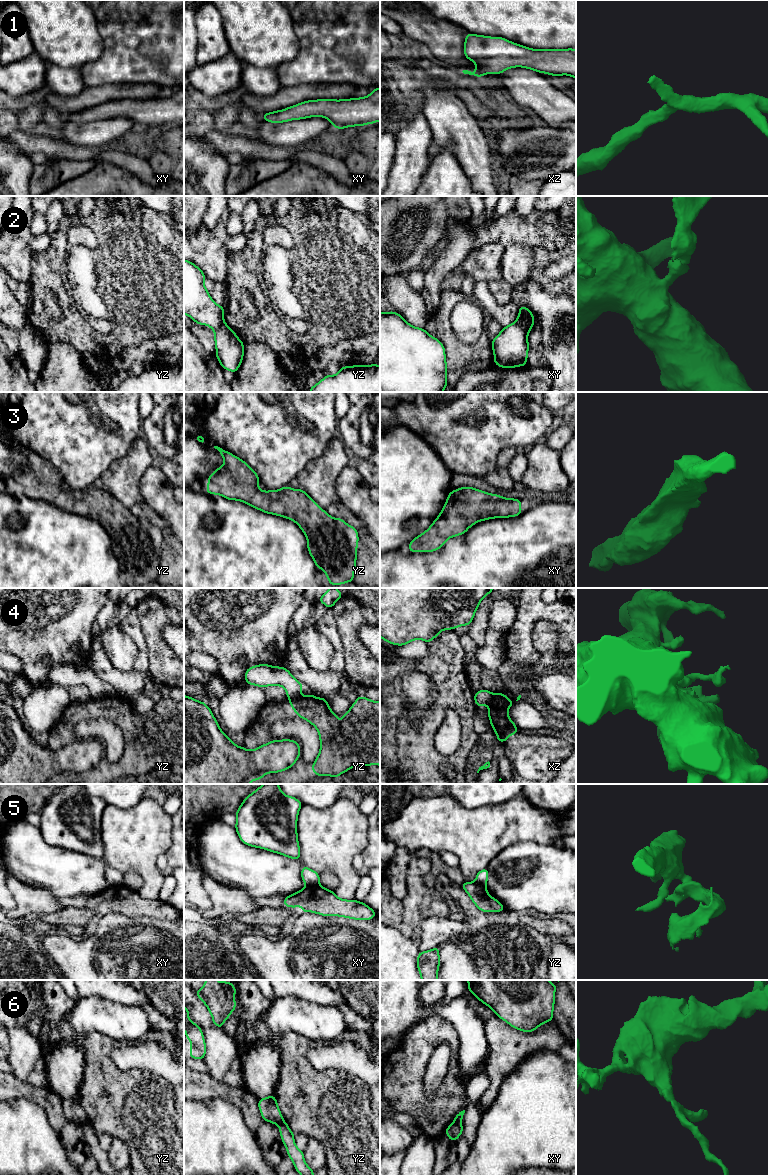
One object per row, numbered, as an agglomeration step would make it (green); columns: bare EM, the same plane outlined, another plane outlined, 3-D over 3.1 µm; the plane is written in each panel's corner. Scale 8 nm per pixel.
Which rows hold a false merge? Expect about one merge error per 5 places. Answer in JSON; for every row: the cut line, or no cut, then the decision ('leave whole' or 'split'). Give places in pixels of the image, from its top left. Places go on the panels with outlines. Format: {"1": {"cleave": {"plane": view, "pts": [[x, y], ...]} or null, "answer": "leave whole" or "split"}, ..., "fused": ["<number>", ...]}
{"1": {"cleave": null, "answer": "leave whole"}, "2": {"cleave": {"plane": "xy", "pts": [[516, 320], [528, 331]]}, "answer": "split"}, "3": {"cleave": null, "answer": "leave whole"}, "4": {"cleave": {"plane": "yz", "pts": [[300, 695], [289, 701]]}, "answer": "split"}, "5": {"cleave": {"plane": "xy", "pts": [[318, 883], [306, 886]]}, "answer": "split"}, "6": {"cleave": {"plane": "xy", "pts": [[453, 1122], [461, 1123]]}, "answer": "split"}, "fused": ["2", "4", "5", "6"]}

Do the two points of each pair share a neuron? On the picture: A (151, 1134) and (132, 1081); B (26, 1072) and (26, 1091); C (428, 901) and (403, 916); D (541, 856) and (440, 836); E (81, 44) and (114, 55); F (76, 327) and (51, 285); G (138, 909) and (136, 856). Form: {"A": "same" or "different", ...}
{"A": "same", "B": "different", "C": "same", "D": "different", "E": "different", "F": "same", "G": "different"}

